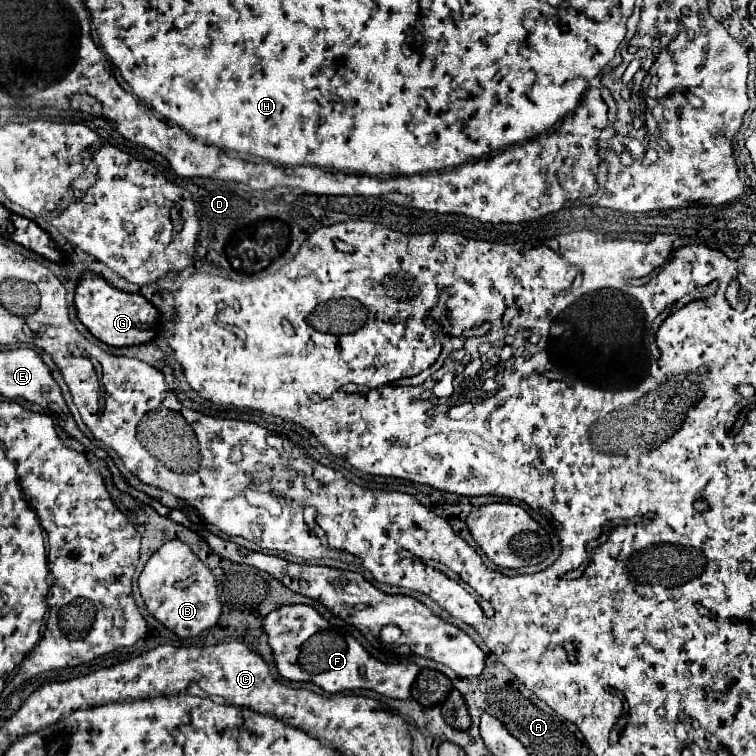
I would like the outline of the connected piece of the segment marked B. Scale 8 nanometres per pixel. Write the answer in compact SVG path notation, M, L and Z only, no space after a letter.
M181 539L163 543L157 553L149 557L139 575L139 591L149 613L179 637L201 635L205 629L215 627L221 617L215 575L189 551L187 543L181 543Z

